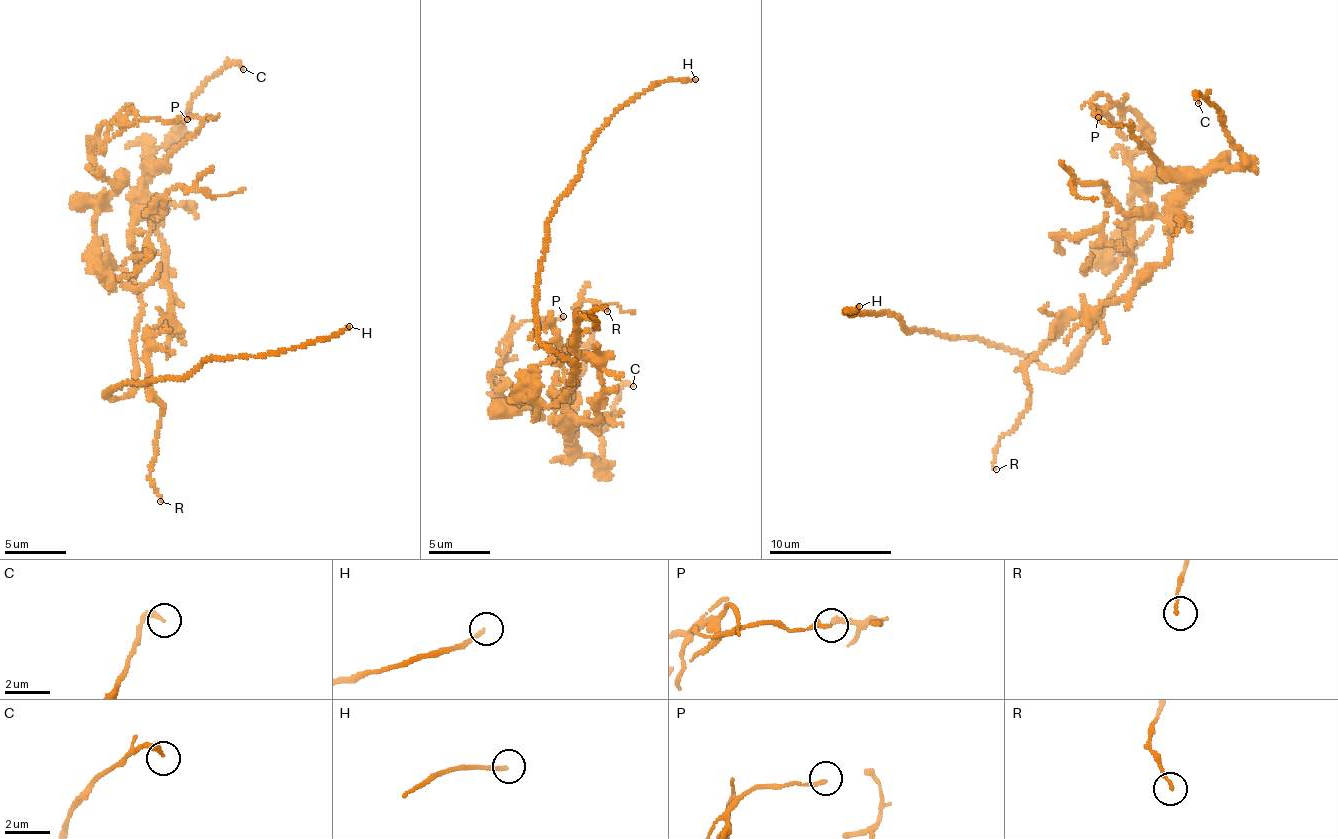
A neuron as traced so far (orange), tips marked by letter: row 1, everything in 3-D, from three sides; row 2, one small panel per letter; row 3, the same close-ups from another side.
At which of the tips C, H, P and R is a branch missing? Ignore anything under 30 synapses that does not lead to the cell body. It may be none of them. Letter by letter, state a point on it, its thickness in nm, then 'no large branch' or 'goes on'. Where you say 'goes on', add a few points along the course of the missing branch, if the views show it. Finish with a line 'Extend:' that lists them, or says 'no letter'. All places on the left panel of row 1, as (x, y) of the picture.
C: (243, 69) | 220 nm | no large branch
H: (349, 326) | 180 nm | goes on
P: (187, 119) | 200 nm | no large branch
R: (160, 501) | 130 nm | no large branch
Extend: H

